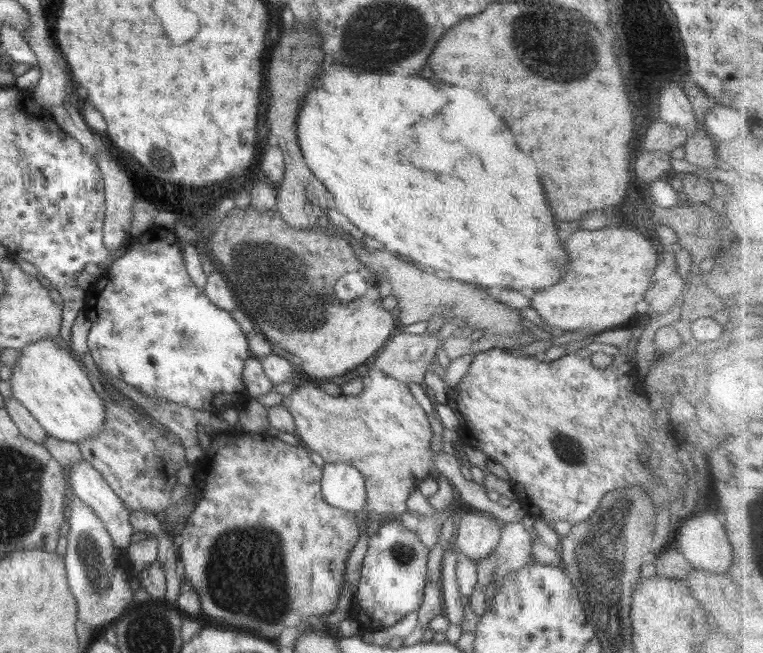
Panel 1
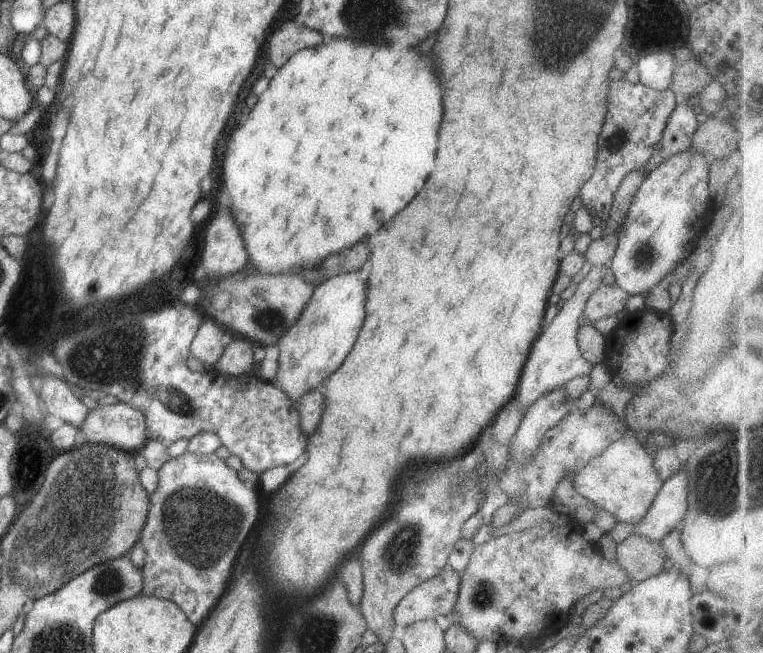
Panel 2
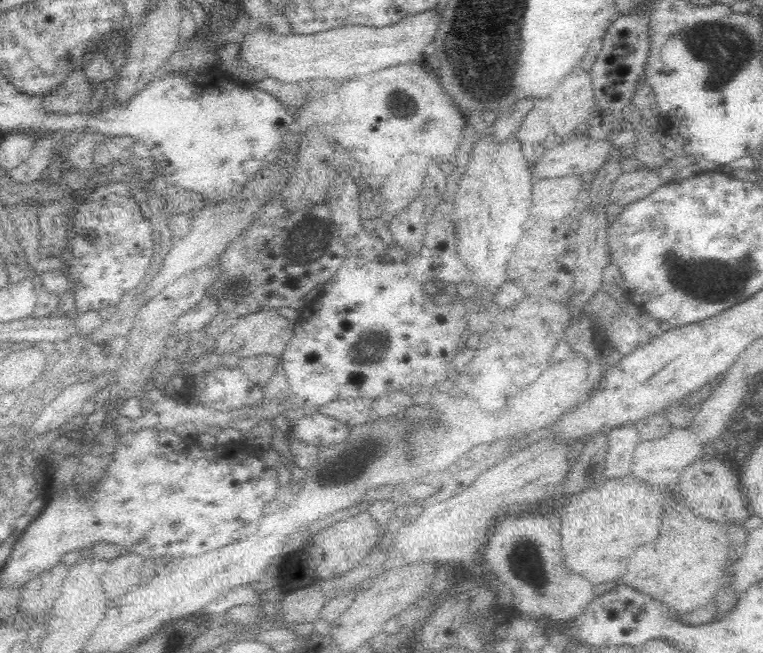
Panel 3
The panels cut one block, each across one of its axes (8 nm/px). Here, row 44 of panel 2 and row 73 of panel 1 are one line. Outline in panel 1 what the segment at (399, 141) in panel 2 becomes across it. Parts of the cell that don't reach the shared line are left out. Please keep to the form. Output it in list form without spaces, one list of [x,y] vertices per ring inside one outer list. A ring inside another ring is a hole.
[[[332,62],[328,68],[322,69],[318,80],[314,82],[314,88],[308,91],[300,109],[302,110],[297,116],[298,145],[306,166],[332,194],[336,209],[346,216],[350,223],[358,226],[363,234],[382,242],[388,252],[410,258],[410,262],[418,262],[422,266],[448,272],[451,278],[463,280],[470,285],[480,284],[481,288],[493,292],[504,289],[520,292],[524,290],[524,296],[532,296],[536,290],[552,286],[564,276],[562,268],[568,256],[562,242],[556,236],[558,228],[554,226],[554,216],[550,212],[544,190],[540,186],[538,170],[534,162],[516,148],[514,134],[504,124],[504,120],[496,116],[492,112],[492,106],[480,96],[476,96],[472,90],[456,88],[436,80],[426,80],[420,76],[406,78],[406,76],[396,76],[386,72],[360,74],[360,70],[356,72],[350,66]]]

